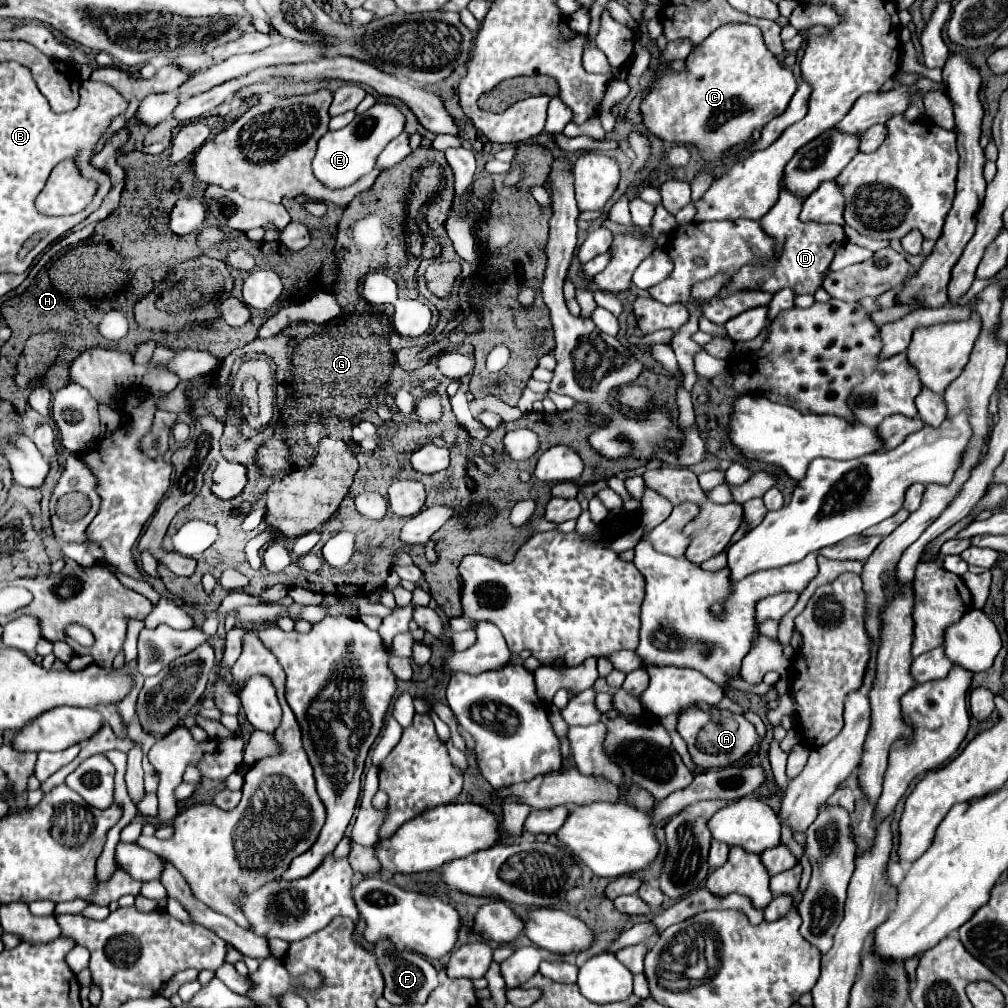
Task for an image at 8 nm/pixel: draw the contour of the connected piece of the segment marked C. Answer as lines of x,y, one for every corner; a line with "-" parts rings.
724,25
688,55
686,73
668,71
652,83
642,103
642,117
652,135
698,147
704,161
714,165
728,149
748,143
754,129
780,115
796,89
794,73
766,49
760,29

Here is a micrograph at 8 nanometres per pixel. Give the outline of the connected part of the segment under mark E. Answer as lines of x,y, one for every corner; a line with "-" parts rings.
380,101
370,107
366,113
356,115
346,127
338,131
328,131
318,145
316,157
312,161
314,177
324,183
328,189
344,189
356,183
360,177
374,169
376,157
382,149
402,133
404,129
404,115
388,101

